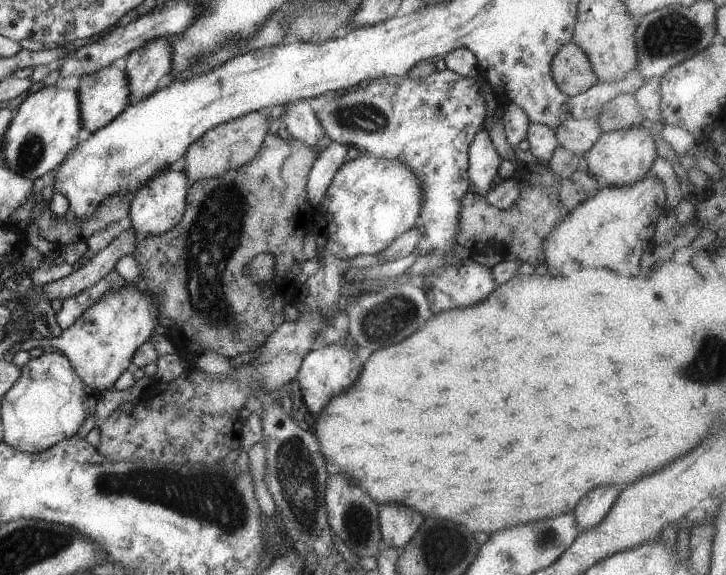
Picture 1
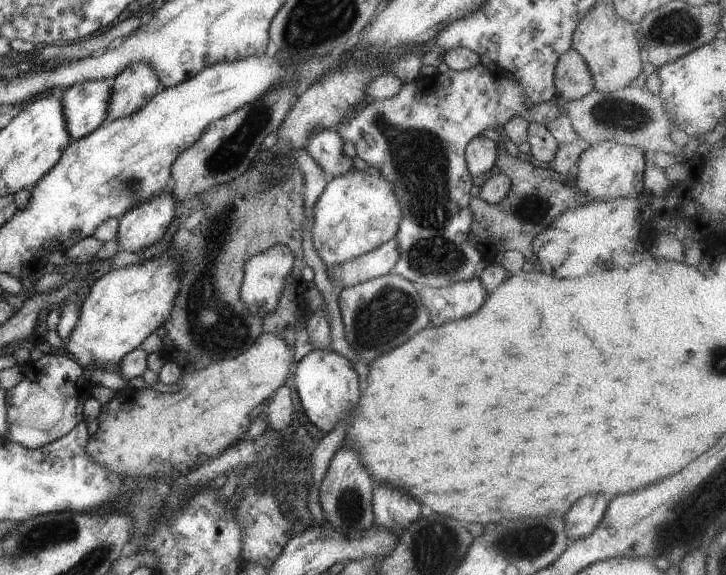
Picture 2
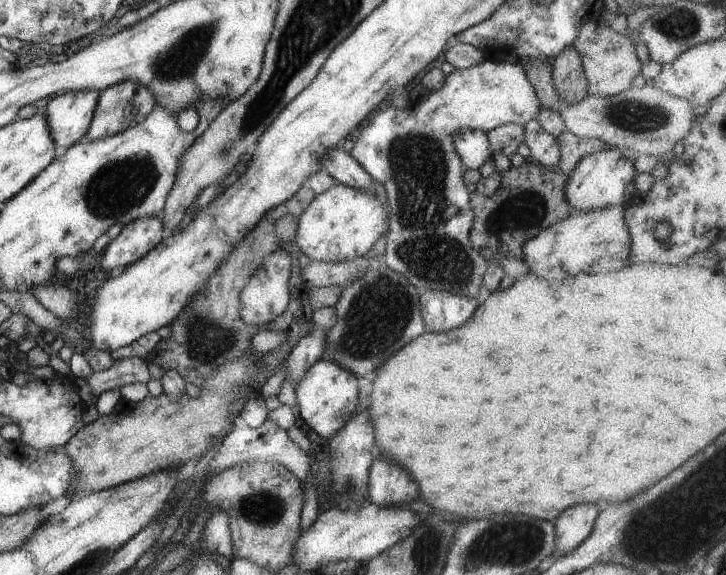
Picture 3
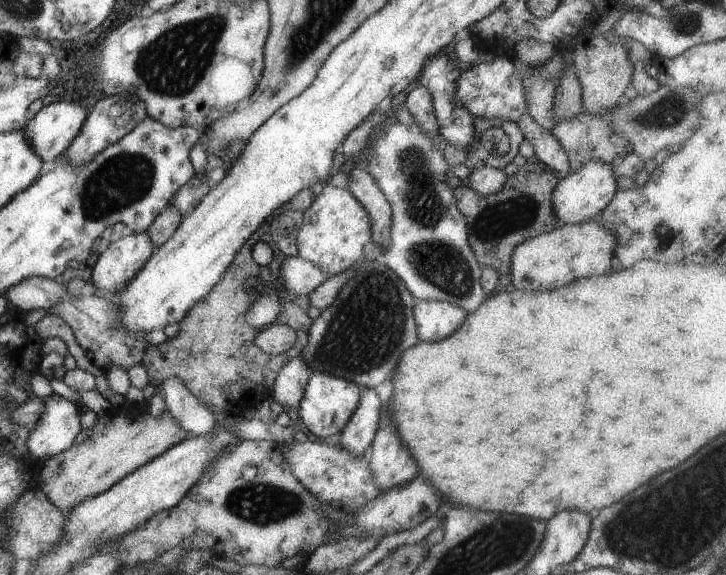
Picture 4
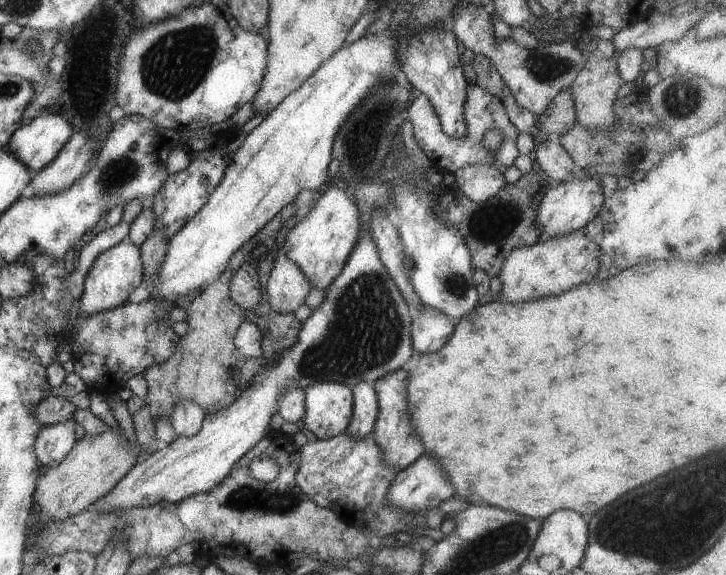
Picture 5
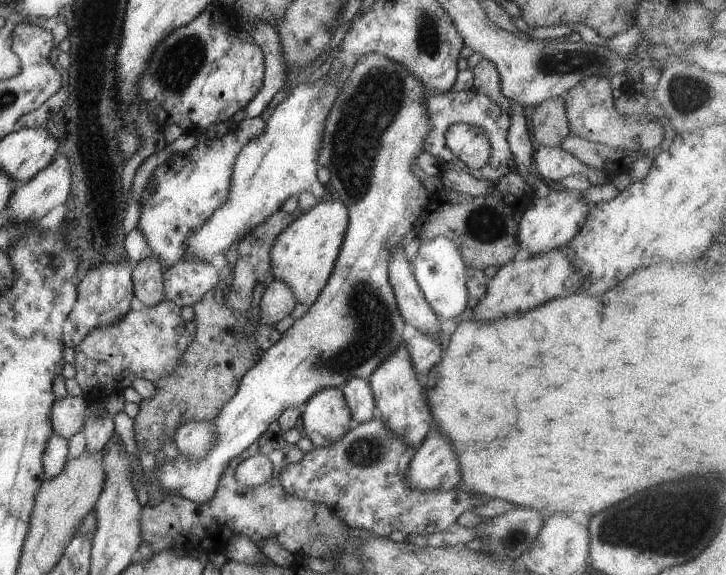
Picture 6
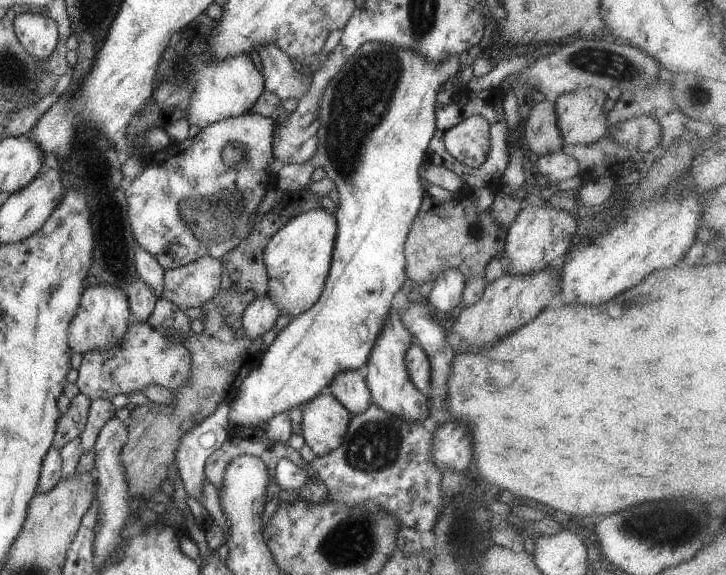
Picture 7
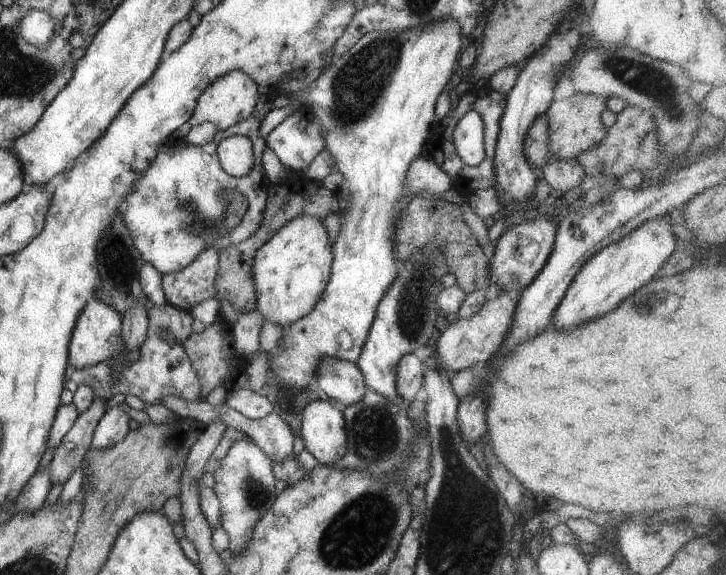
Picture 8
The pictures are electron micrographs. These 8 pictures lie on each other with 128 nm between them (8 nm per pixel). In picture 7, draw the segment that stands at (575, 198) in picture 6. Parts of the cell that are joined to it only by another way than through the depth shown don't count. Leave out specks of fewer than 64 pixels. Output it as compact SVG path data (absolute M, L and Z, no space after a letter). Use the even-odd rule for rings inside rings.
M548 202L542 206L524 203L514 222L507 228L502 257L510 260L508 272L516 276L534 274L559 261L569 250L572 235L577 229L576 213L560 210Z

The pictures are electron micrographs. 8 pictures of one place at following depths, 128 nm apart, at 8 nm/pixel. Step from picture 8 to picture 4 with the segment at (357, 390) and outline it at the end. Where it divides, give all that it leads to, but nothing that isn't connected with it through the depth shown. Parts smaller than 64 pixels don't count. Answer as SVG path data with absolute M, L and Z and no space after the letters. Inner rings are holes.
M362 389L358 406L342 429L340 445L356 456L368 455L384 410L375 389Z

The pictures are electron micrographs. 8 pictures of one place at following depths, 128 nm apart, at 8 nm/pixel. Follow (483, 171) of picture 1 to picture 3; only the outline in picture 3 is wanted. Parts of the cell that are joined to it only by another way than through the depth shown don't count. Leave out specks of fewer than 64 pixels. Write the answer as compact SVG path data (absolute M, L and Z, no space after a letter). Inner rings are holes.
M466 129L458 132L453 136L453 145L467 169L478 170L492 159L492 146L487 139L487 133L481 130Z

